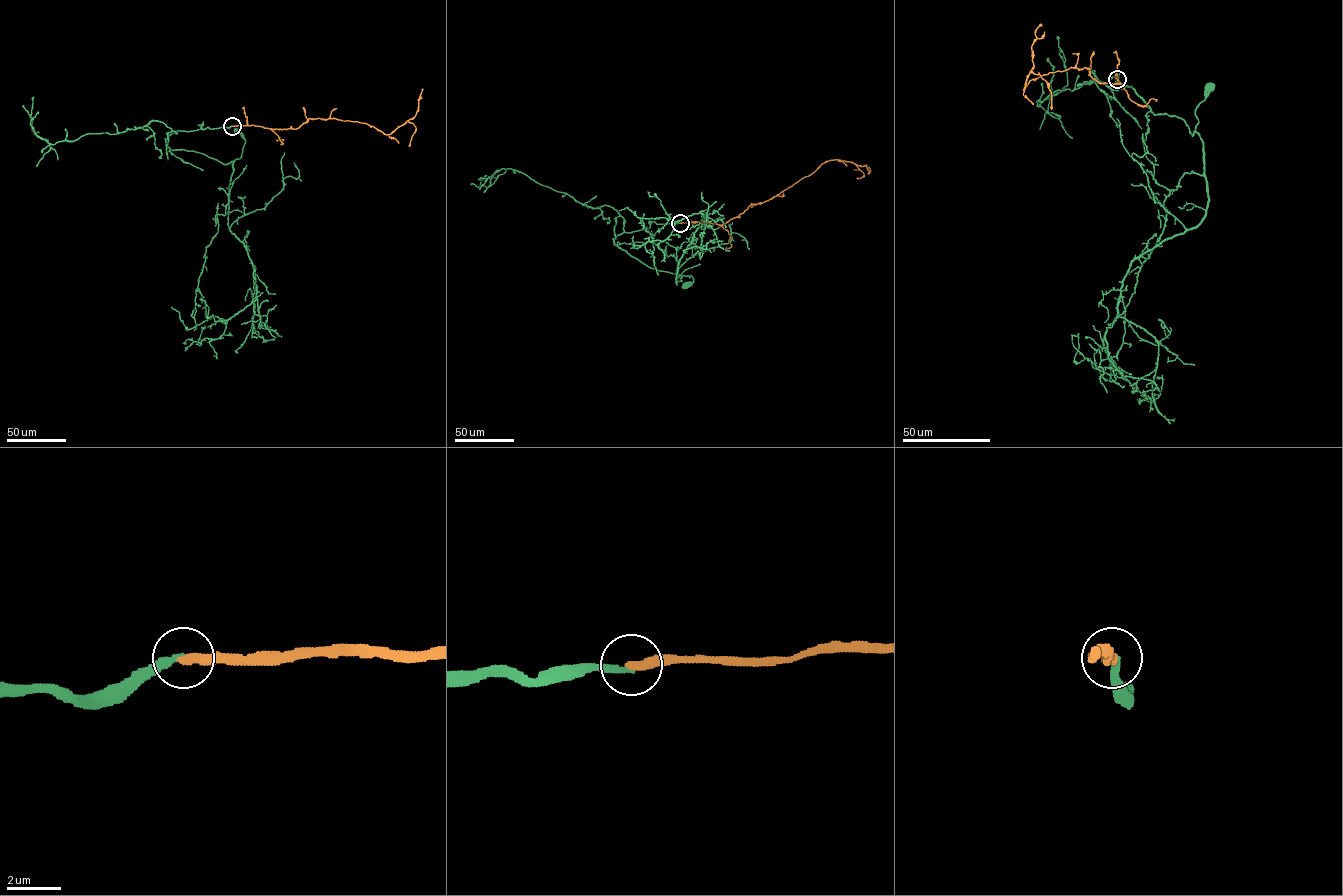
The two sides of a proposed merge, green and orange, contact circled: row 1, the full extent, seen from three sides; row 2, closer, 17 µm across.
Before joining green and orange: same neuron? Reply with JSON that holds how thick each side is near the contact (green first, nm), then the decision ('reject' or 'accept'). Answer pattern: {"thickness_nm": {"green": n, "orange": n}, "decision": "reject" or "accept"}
{"thickness_nm": {"green": 240, "orange": 380}, "decision": "accept"}

